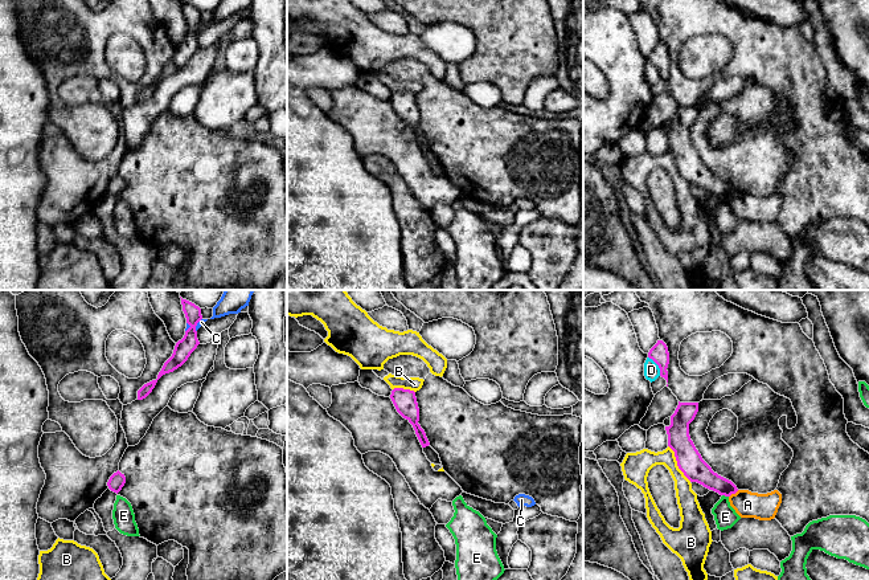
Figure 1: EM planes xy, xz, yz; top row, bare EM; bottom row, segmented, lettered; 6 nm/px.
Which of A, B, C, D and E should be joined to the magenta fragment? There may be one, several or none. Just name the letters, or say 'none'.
none

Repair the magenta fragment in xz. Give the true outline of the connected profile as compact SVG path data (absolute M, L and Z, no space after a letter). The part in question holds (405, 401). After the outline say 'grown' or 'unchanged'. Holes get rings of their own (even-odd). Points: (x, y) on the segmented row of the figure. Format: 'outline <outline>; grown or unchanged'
outline M394 388L392 391L390 399L397 412L413 425L422 448L429 446L430 442L426 437L426 433L418 424L419 408L418 408L415 392L403 388Z; unchanged

